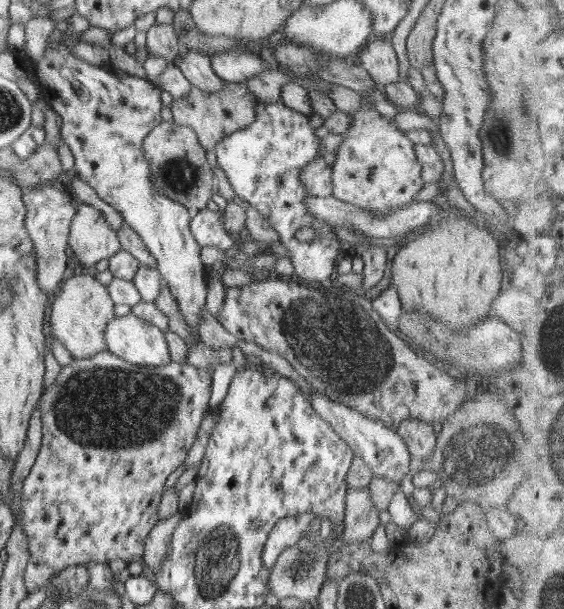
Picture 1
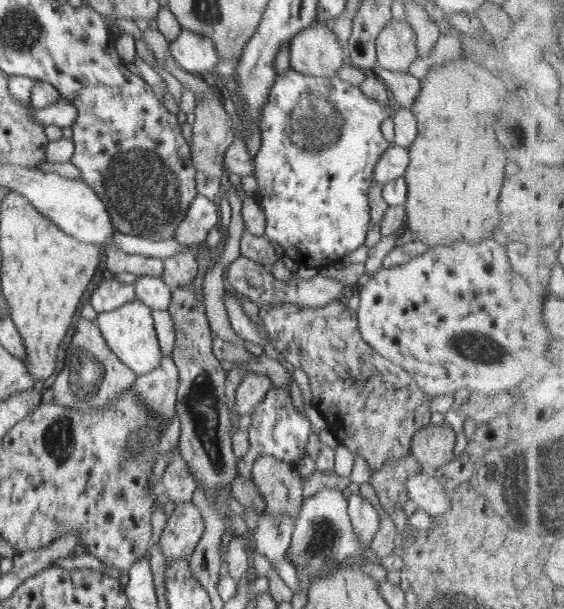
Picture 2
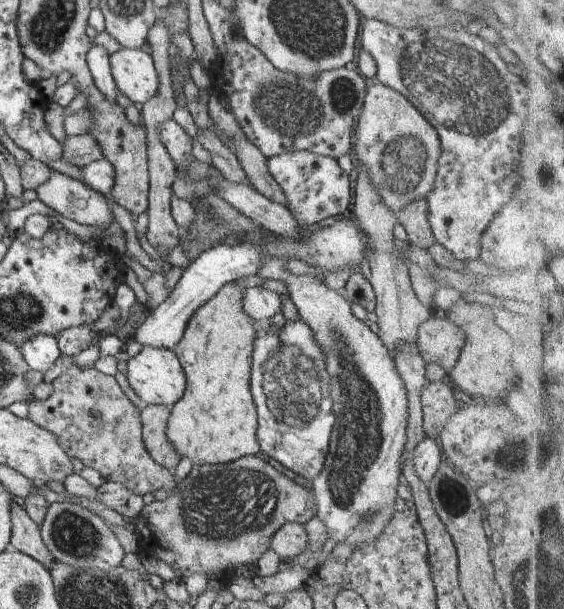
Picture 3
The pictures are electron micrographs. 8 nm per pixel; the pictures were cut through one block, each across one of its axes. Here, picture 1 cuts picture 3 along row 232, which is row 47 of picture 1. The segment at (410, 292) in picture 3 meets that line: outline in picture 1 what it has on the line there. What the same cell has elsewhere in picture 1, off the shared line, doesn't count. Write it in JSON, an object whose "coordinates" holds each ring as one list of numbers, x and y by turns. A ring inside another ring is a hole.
{"coordinates":[[373,37,362,49,361,63,376,81,376,91,384,92,384,86,400,80,398,59,391,41,386,37]]}

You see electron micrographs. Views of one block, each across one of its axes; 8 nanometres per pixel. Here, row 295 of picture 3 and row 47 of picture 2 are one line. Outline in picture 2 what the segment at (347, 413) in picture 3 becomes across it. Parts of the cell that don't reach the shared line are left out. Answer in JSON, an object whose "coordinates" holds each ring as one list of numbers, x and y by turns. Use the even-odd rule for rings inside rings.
{"coordinates":[[320,21,296,34,289,48,290,69,304,75,334,77,345,65,338,37]]}

